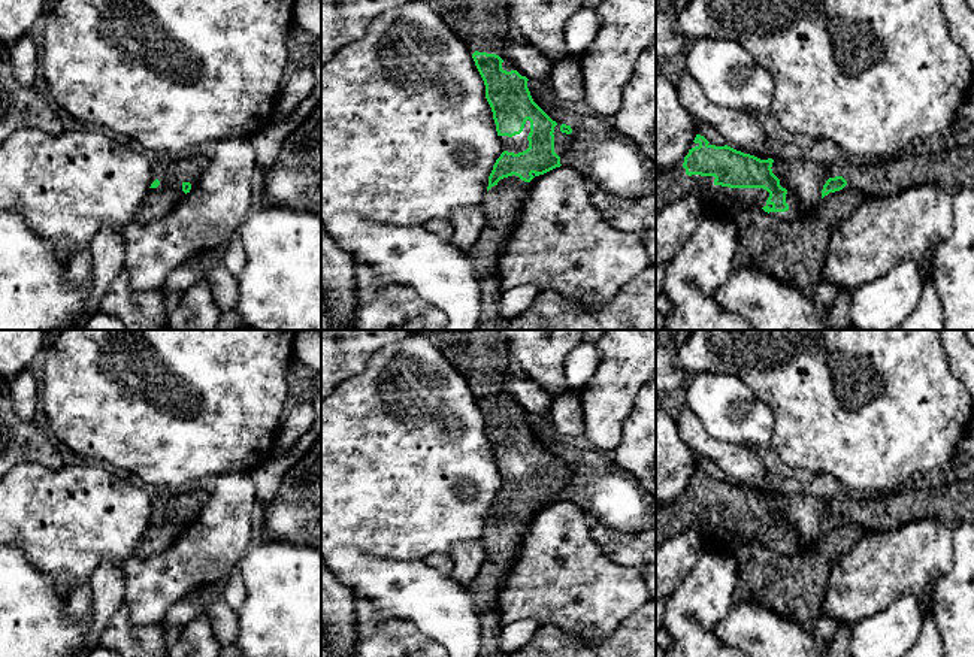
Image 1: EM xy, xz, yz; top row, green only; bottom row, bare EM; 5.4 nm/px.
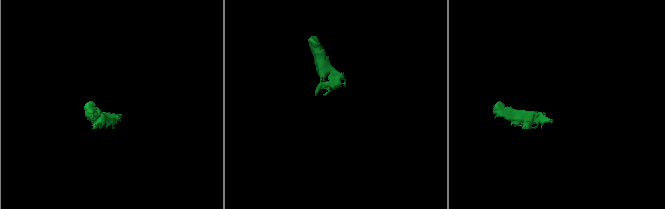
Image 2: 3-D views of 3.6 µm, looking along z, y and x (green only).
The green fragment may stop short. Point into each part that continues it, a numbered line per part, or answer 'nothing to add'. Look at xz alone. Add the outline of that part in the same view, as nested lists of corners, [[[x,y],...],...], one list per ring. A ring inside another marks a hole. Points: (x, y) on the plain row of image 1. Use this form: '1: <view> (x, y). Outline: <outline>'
1: xz (481, 356). Outline: [[[408,330],[409,334],[420,334],[430,340],[451,366],[462,373],[471,388],[475,385],[496,388],[503,397],[502,403],[506,406],[517,405],[521,411],[521,405],[505,391],[503,384],[508,378],[508,364],[512,360],[505,337],[497,330]]]
2: xz (501, 539). Outline: [[[491,521],[481,538],[484,547],[483,566],[469,585],[477,614],[481,621],[481,650],[478,657],[508,657],[499,650],[502,623],[496,599],[506,581],[524,536],[523,523]]]

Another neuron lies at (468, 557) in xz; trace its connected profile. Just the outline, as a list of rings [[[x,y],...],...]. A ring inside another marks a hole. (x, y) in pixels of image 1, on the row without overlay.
[[[481,541],[457,544],[453,548],[451,560],[454,563],[450,572],[451,579],[469,587],[484,561],[484,547]]]

